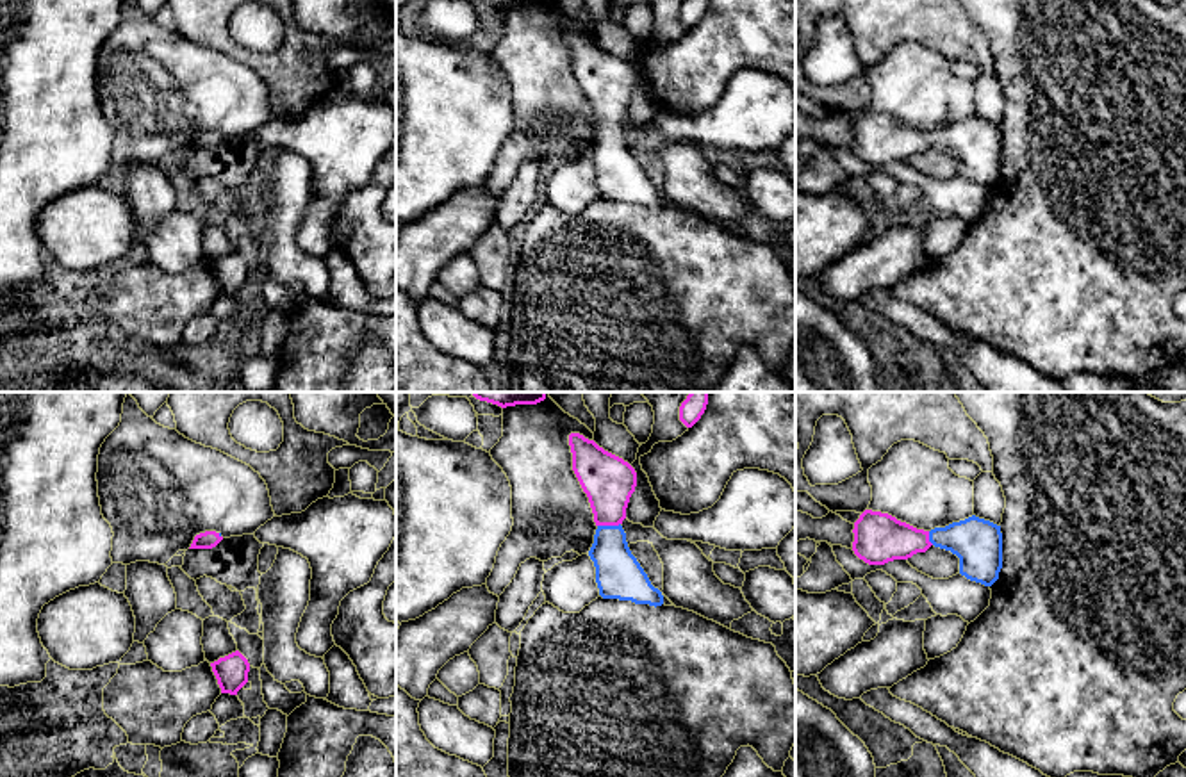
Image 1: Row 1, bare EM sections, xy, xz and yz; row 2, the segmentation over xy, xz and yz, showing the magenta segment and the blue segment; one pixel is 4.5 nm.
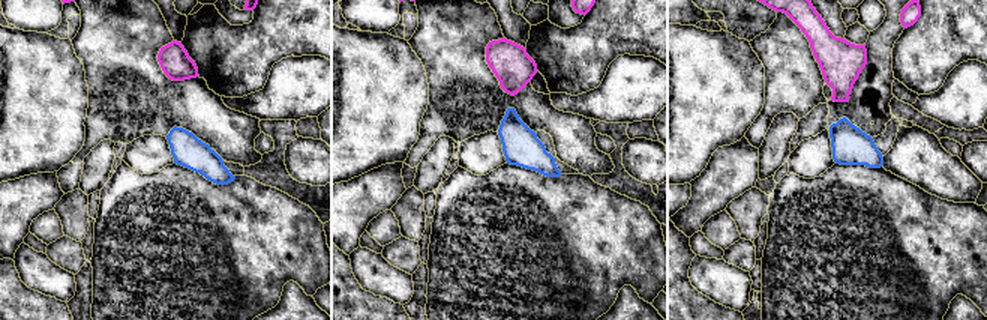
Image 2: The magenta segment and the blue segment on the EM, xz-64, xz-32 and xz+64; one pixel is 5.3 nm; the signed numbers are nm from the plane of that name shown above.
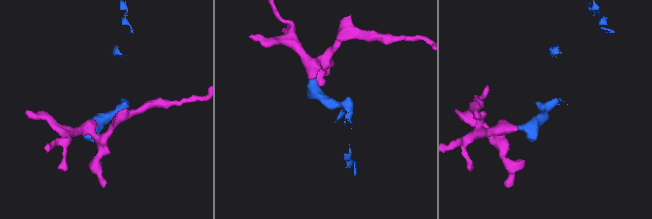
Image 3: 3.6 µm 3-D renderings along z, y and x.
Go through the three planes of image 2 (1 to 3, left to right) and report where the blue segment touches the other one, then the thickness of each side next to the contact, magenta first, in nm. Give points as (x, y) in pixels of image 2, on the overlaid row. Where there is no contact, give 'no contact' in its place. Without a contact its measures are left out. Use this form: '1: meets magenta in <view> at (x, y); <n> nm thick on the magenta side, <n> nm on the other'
1: no contact
2: no contact
3: no contact

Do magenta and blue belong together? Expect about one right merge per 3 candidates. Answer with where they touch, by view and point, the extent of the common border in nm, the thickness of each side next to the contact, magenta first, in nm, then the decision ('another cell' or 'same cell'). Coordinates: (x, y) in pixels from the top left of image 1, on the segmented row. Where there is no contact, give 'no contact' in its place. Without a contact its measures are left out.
meets magenta in xz at (609, 524); contact 110 nm long; 240 nm thick on the magenta side, 200 nm on the other; same cell

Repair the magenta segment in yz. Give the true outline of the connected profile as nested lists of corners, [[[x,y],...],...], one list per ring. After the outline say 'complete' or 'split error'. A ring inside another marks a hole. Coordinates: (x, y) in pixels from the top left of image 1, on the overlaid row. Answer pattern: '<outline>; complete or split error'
[[[865,510],[854,522],[852,533],[852,551],[869,565],[908,560],[935,545],[956,554],[960,574],[984,586],[992,586],[1002,568],[1001,526],[976,515],[924,531],[888,513]]]; split error

